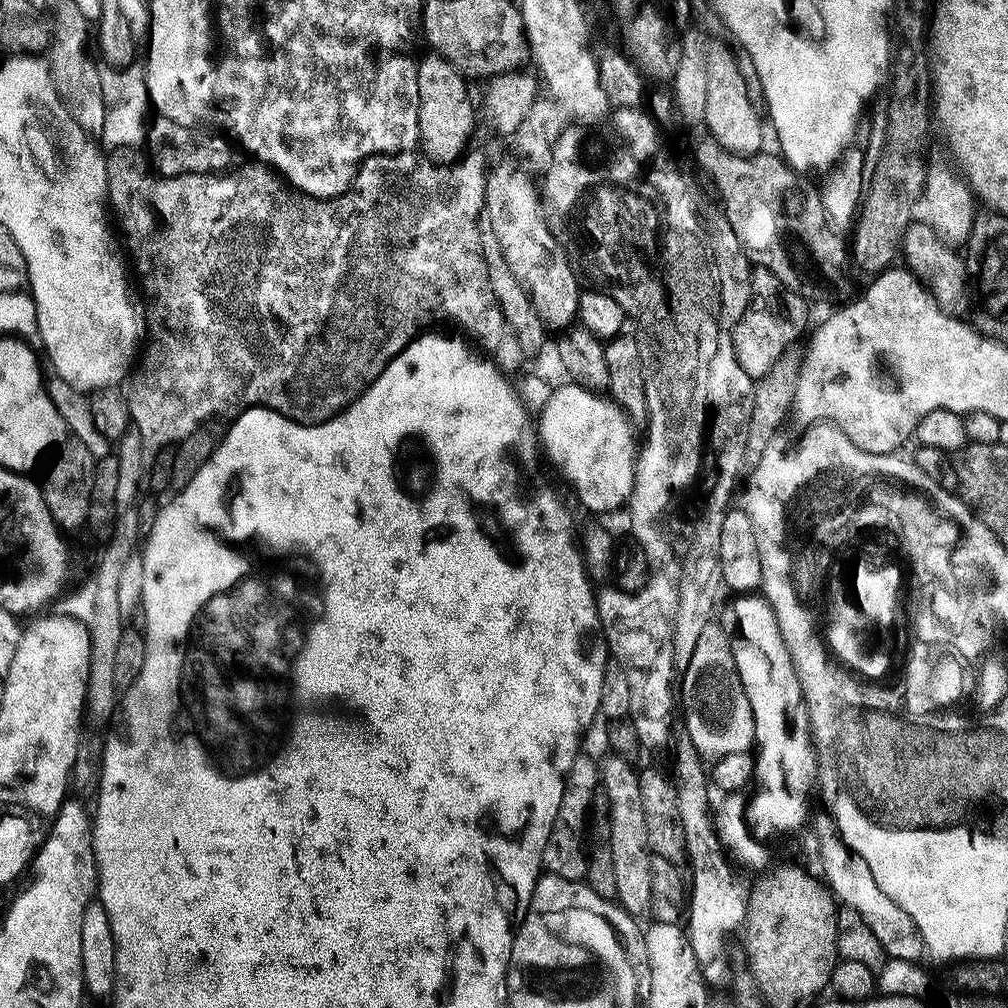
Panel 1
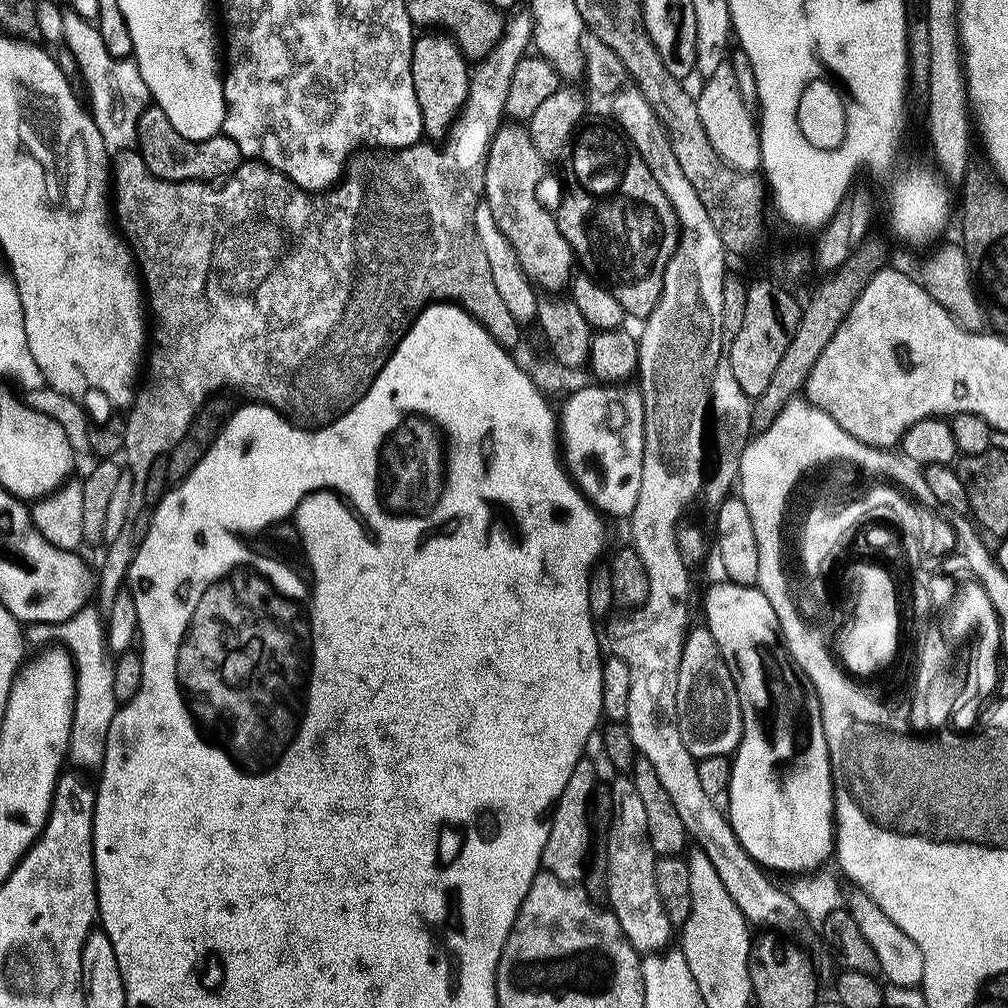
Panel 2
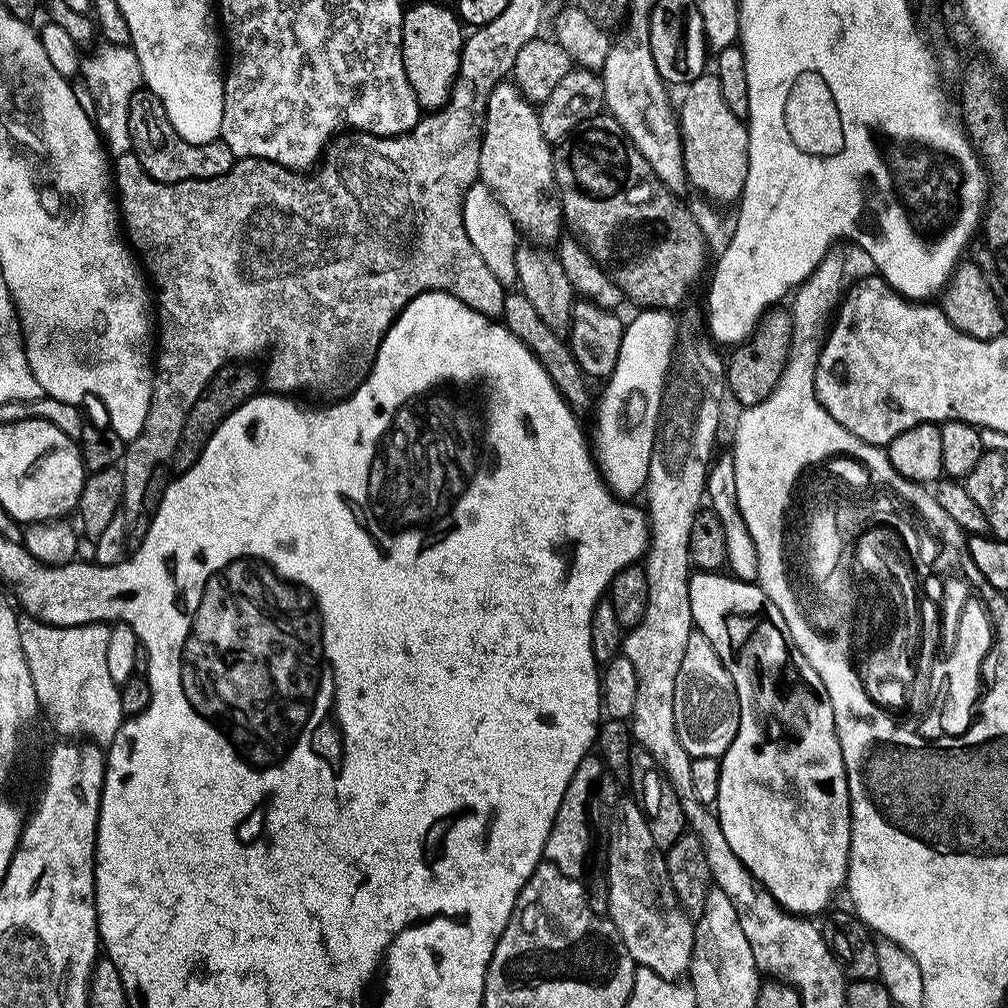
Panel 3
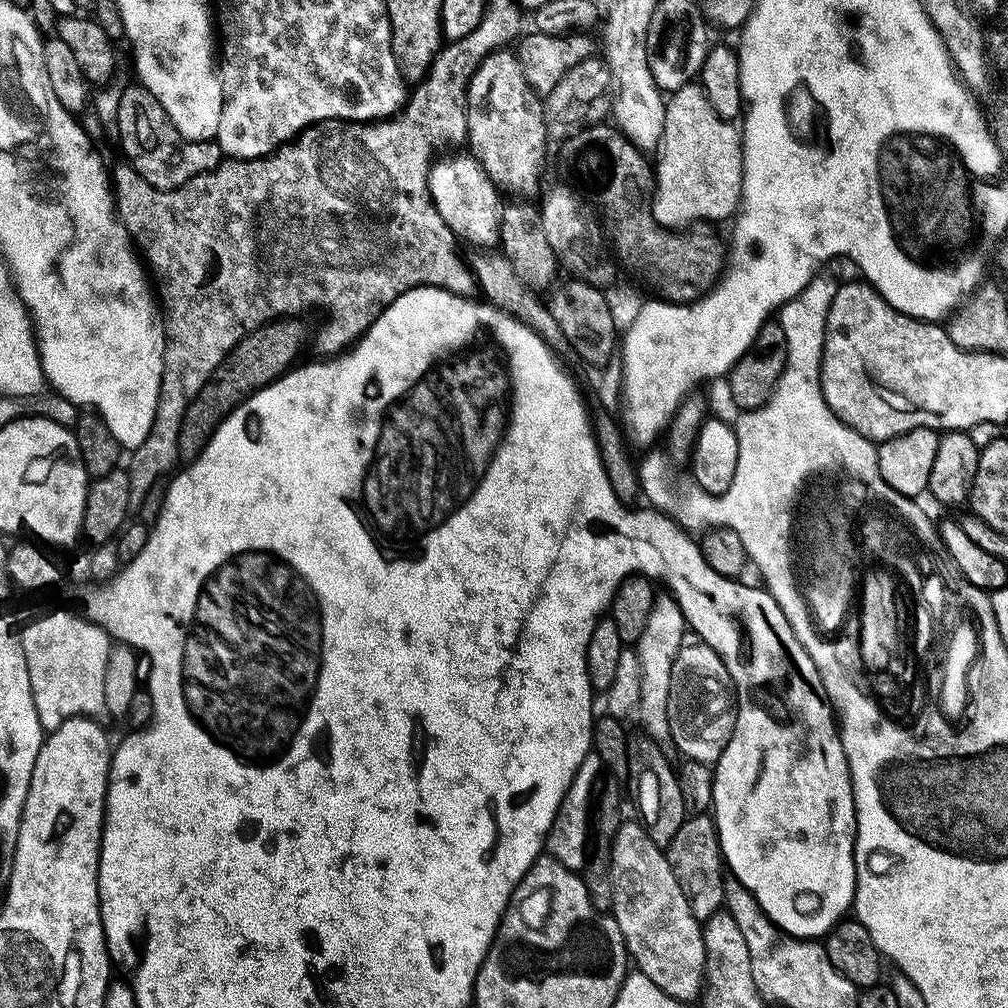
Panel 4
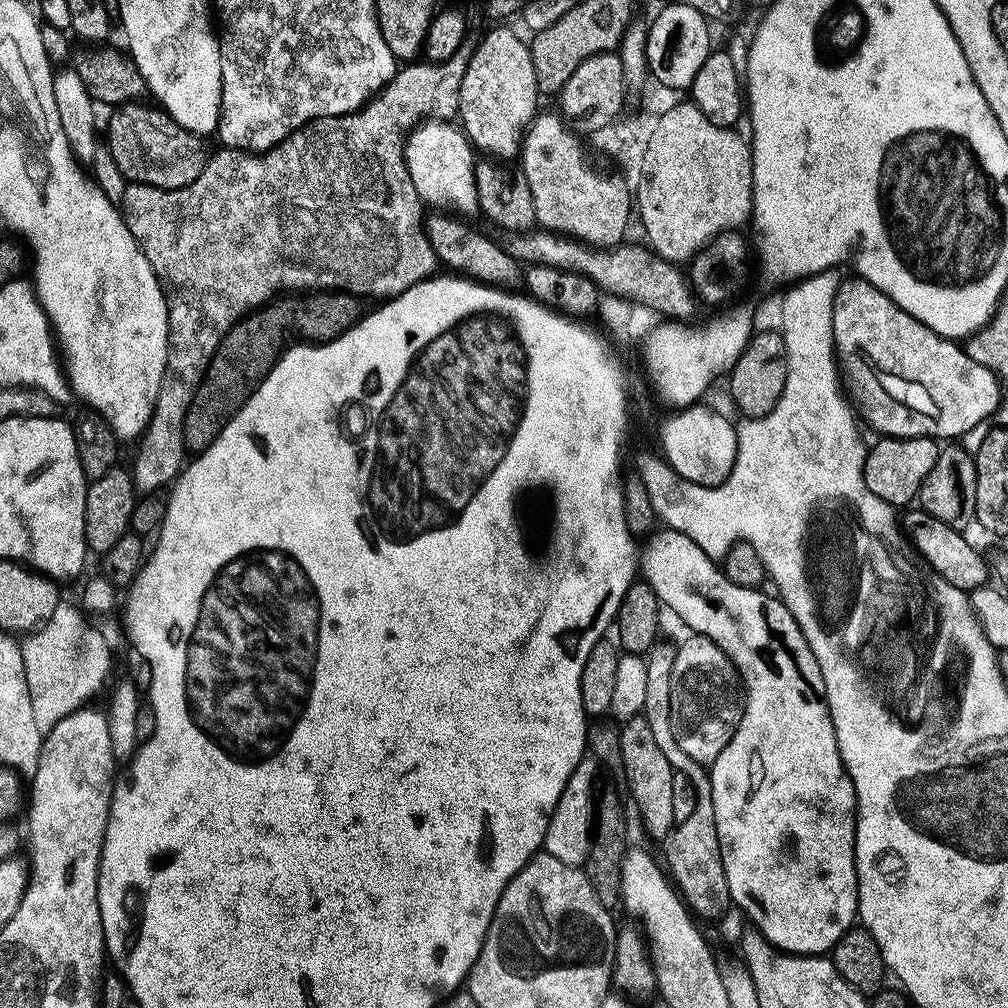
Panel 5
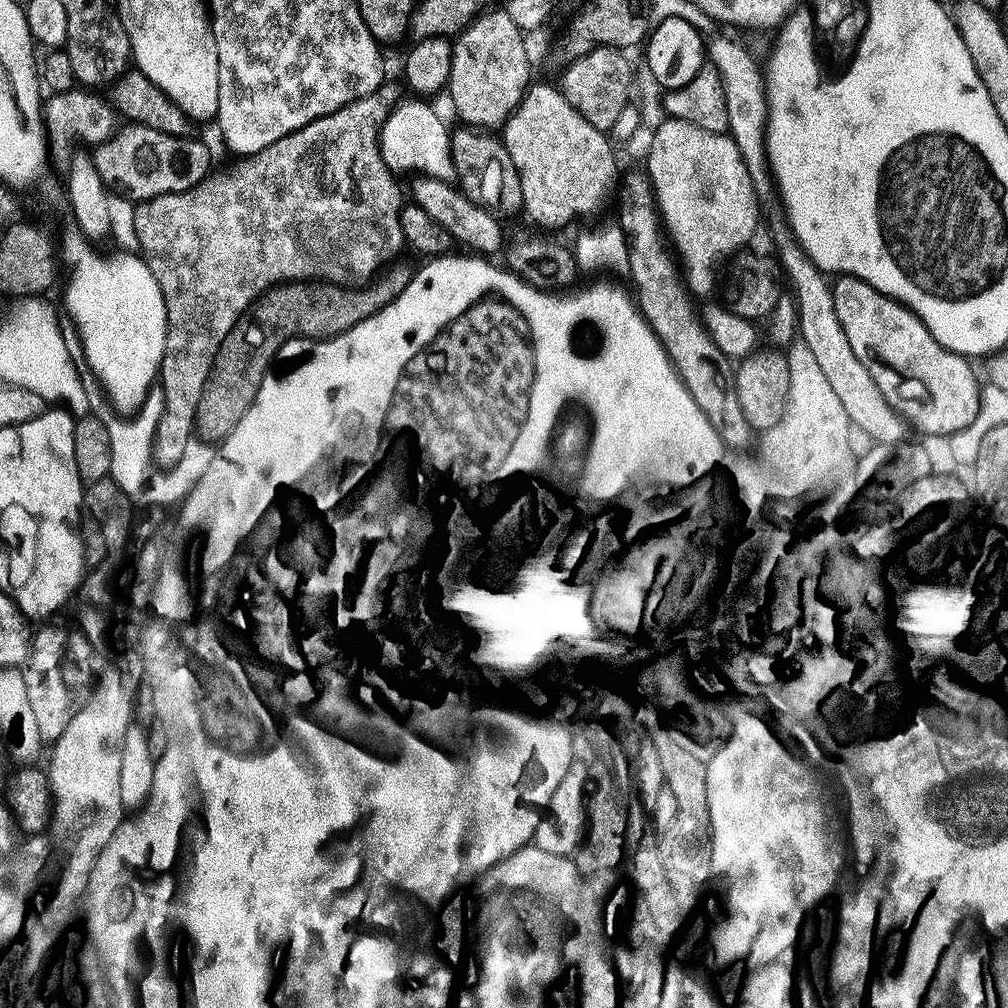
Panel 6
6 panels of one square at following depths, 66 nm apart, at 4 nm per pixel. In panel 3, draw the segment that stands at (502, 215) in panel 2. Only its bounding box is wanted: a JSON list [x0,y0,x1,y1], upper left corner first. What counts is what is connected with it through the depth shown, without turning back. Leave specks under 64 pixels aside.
[480,83,566,245]

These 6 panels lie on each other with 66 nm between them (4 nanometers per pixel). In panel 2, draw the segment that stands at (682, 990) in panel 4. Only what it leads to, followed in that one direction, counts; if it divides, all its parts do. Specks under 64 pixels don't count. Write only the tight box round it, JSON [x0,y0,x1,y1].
[606,774,672,954]

